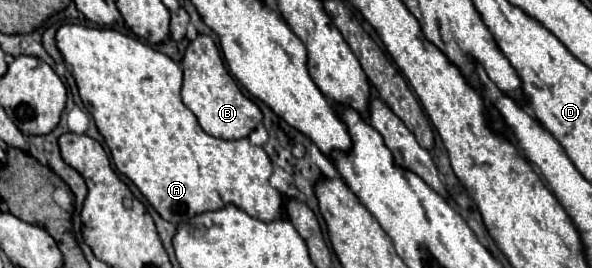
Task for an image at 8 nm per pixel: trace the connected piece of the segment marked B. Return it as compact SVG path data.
M199 35L195 41L189 43L181 61L181 69L185 75L181 93L183 103L195 113L205 133L221 139L243 139L261 123L261 109L255 105L255 101L243 95L239 85L227 71L215 41L209 35Z

